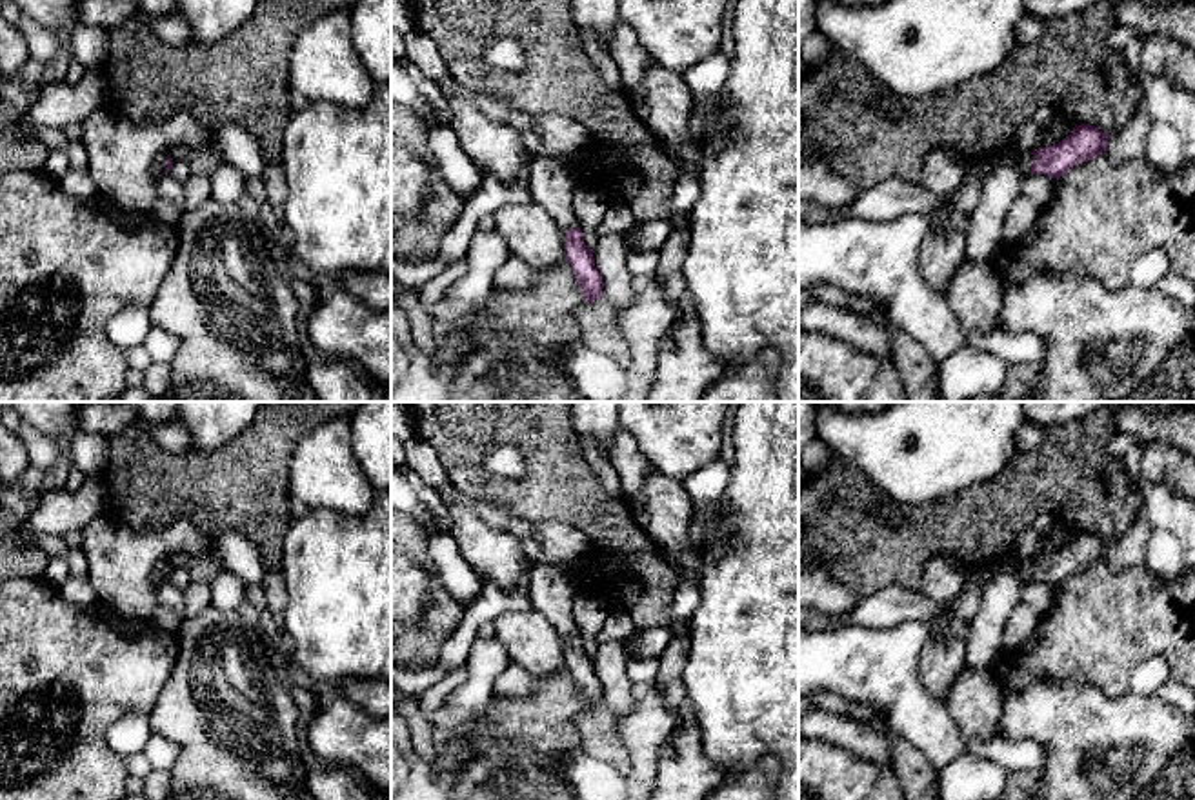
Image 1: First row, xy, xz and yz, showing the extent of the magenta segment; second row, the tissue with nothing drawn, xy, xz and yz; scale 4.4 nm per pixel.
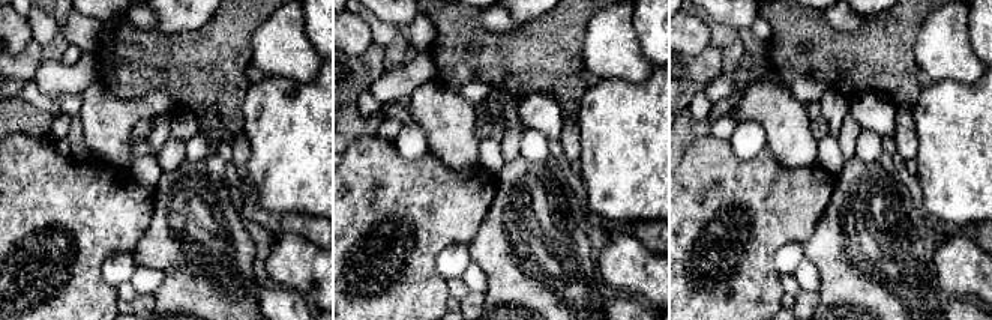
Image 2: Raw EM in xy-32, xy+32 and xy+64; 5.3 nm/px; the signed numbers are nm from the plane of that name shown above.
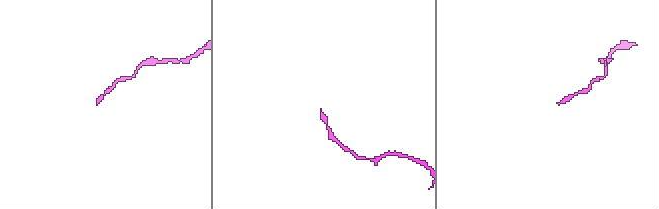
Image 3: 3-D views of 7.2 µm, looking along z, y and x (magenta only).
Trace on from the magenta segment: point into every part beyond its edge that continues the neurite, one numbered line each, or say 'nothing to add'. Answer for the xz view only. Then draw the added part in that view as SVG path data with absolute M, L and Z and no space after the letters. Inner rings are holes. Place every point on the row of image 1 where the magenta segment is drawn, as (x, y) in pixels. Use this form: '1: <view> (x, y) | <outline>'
1: xz (552, 179) | M535 156L529 164L529 193L562 231L578 227L573 213L573 193L577 189L577 164L562 156Z

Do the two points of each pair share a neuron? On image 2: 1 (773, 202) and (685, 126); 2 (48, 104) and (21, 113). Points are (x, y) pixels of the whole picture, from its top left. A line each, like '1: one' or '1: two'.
1: two
2: two

